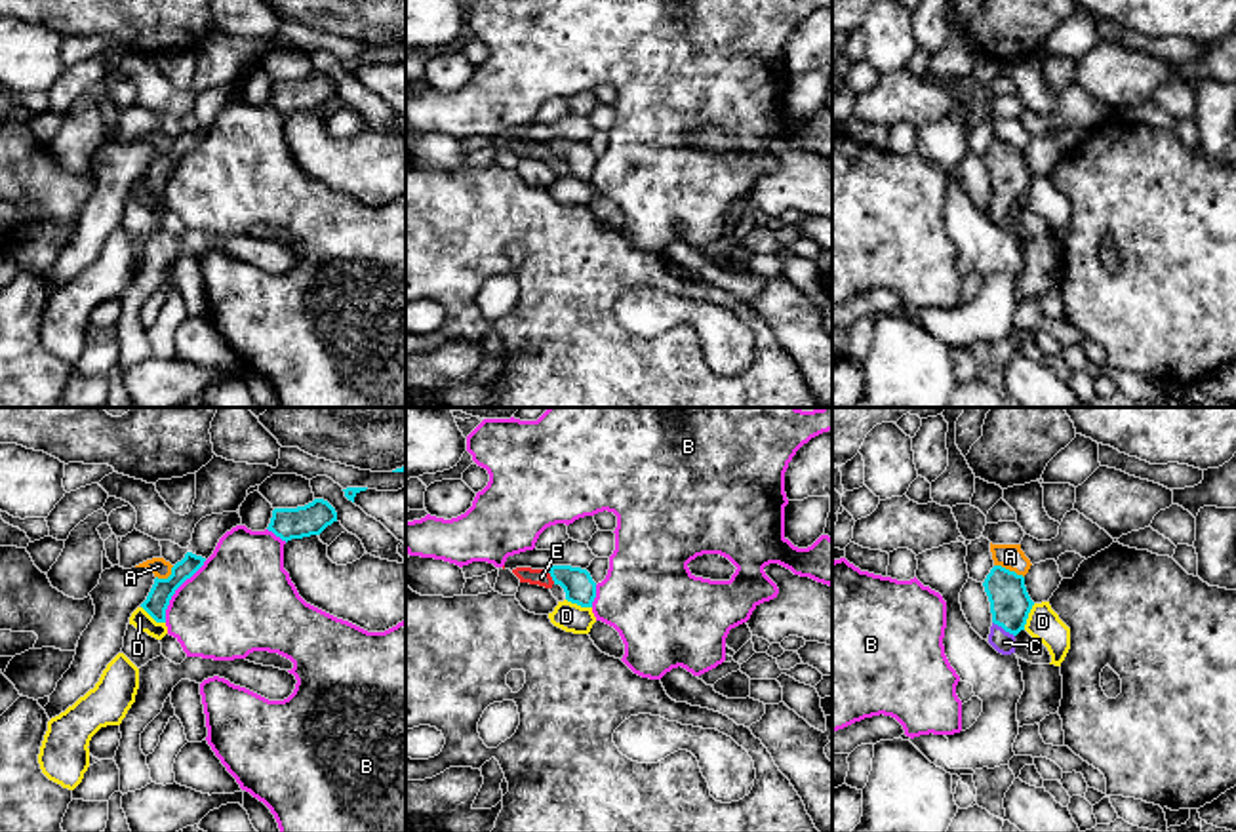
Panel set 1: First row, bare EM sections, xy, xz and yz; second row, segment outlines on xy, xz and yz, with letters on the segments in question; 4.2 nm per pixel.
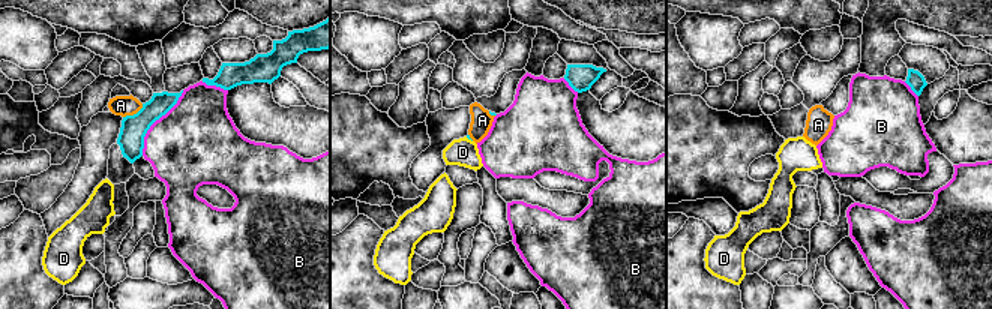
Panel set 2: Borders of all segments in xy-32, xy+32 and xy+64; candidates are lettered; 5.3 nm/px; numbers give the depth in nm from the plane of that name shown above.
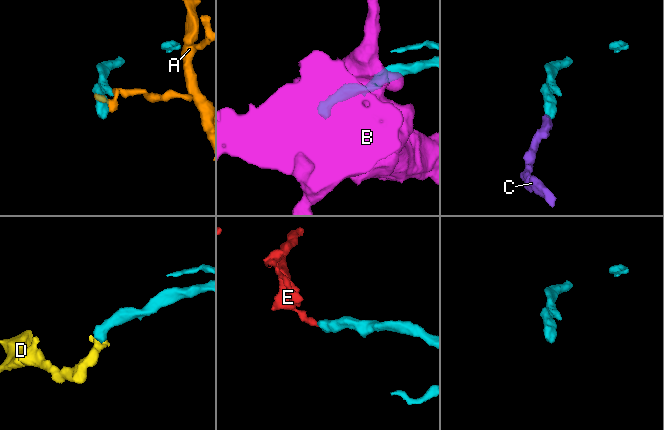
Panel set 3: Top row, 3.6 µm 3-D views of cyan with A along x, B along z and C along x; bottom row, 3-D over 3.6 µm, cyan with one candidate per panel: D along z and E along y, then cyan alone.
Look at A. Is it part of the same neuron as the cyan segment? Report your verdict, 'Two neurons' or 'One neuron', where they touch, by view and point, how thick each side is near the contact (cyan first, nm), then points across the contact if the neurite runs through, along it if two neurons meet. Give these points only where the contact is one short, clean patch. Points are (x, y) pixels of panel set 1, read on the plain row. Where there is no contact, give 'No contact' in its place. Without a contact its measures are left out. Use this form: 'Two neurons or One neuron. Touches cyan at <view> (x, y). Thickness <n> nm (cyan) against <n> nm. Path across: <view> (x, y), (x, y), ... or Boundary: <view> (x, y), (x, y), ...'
Two neurons. Touches cyan at yz (1008, 143). Thickness 180 nm (cyan) against 110 nm. Boundary: yz (995, 138), (1014, 143), (1023, 151)

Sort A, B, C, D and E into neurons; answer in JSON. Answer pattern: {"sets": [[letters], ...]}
{"sets": [["A"], ["B"], ["C"], ["D"], ["E"]]}

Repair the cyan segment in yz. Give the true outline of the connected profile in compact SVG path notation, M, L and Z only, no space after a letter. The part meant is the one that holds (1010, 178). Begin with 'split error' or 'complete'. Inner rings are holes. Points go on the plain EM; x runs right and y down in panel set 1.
split error; M994 139L983 160L992 187L988 217L998 227L1011 228L1015 227L1015 209L1025 204L1034 179L1027 166L1025 150L1002 139Z

